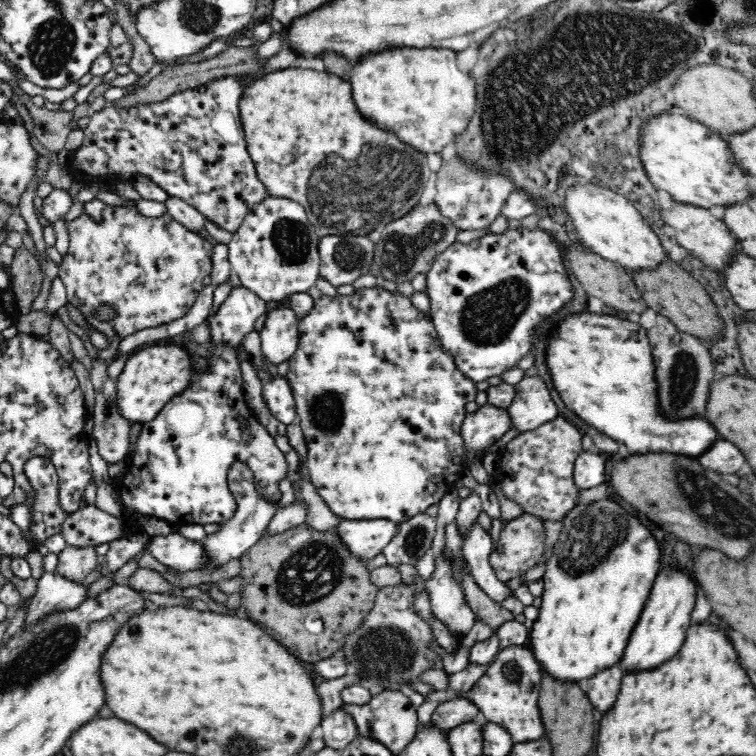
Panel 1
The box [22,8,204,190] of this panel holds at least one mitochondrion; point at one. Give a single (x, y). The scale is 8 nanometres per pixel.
(51, 49)

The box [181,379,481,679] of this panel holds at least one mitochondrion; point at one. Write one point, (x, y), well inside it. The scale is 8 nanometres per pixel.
(317, 569)

